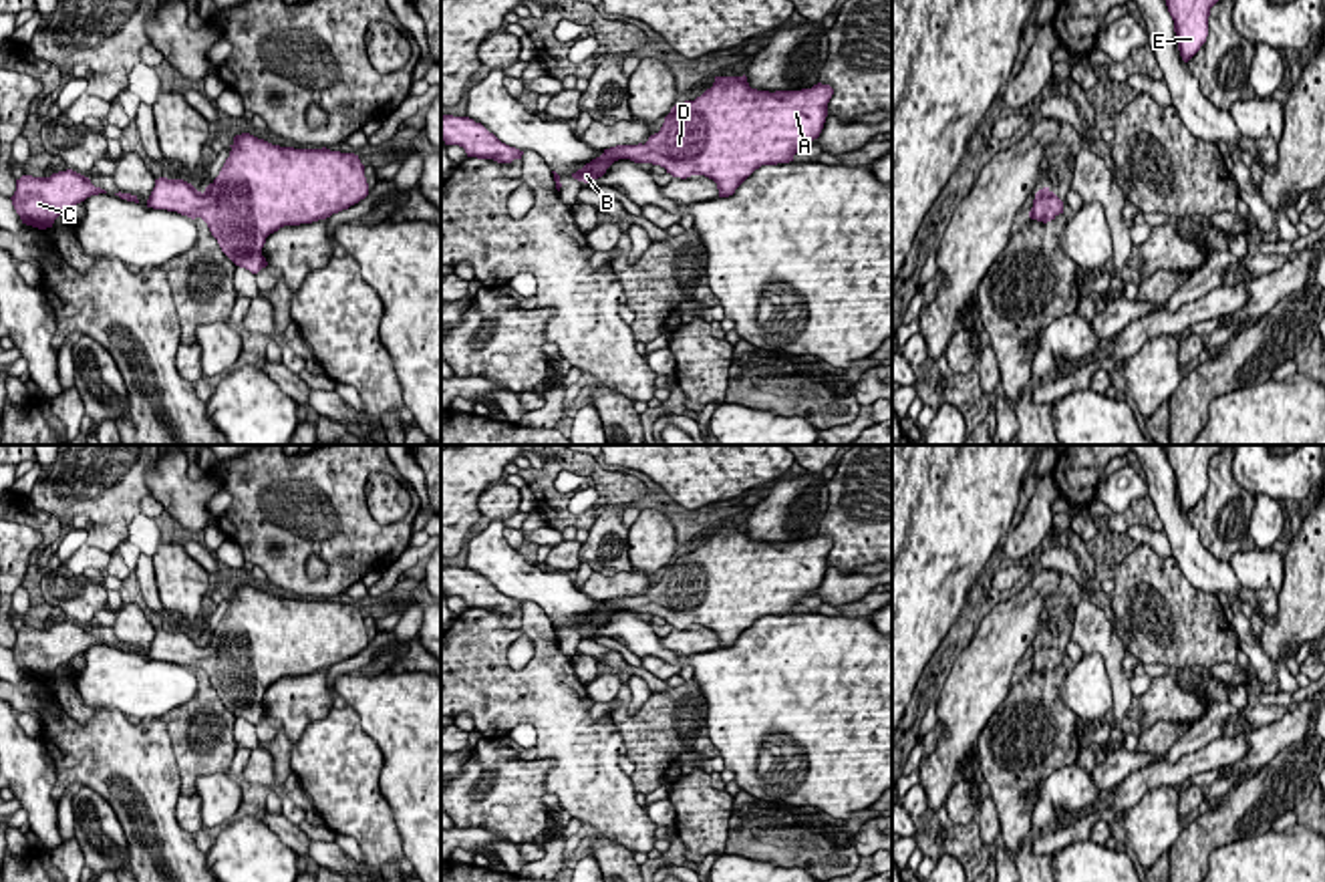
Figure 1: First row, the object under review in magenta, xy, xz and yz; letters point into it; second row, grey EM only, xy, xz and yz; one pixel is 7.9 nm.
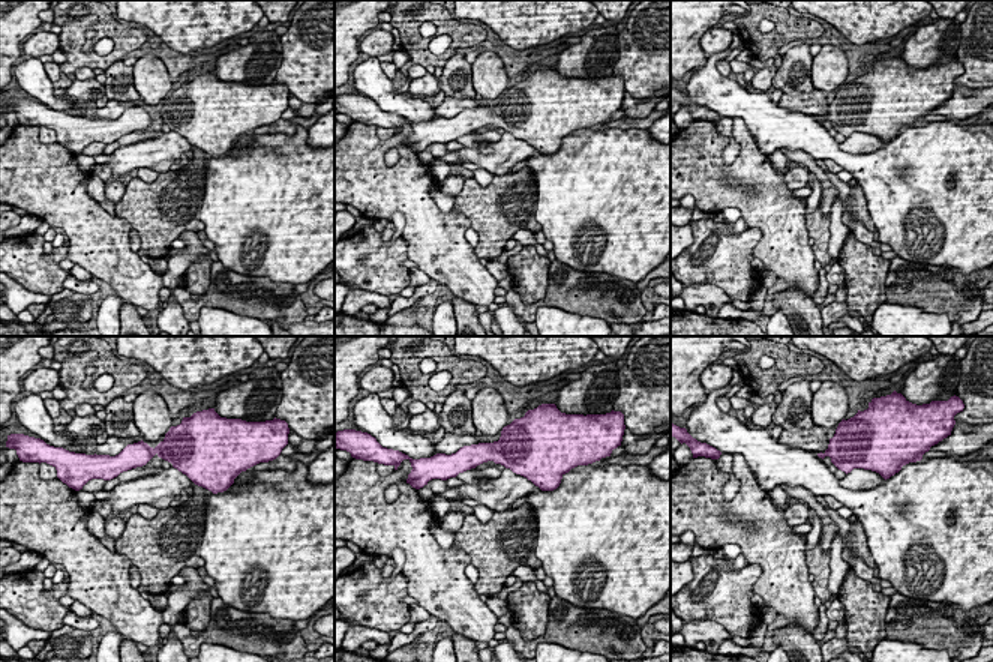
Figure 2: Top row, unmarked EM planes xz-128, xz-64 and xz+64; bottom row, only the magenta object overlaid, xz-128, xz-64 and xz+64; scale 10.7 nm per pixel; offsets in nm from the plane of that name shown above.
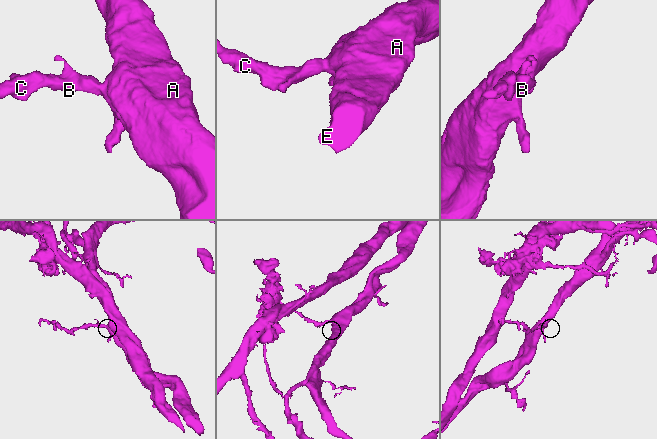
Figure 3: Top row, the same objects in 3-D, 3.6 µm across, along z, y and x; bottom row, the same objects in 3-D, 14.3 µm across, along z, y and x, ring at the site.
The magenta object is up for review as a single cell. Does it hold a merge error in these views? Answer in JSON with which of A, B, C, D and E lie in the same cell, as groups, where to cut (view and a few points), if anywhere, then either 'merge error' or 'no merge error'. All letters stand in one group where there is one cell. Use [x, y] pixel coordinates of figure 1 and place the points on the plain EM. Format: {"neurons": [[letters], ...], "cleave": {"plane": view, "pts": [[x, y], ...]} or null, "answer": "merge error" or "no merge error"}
{"neurons": [["A", "B", "C", "D", "E"]], "cleave": null, "answer": "no merge error"}

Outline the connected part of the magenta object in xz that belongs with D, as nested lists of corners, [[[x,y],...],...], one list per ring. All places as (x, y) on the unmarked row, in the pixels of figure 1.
[[[715,528],[695,552],[675,556],[658,584],[642,596],[616,596],[574,630],[592,634],[618,610],[660,616],[673,628],[705,626],[729,648],[761,616],[793,612],[801,598],[820,588],[830,536],[801,542],[757,542],[747,528]]]

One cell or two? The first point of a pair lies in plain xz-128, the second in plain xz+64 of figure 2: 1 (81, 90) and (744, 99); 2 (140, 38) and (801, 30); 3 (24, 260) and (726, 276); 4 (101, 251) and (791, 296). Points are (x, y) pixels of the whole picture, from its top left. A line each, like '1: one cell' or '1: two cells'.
1: two cells
2: one cell
3: one cell
4: two cells

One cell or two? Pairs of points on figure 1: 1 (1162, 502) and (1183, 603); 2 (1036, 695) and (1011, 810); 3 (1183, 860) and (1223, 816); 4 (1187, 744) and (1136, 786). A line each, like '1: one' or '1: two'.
1: two
2: one
3: one
4: two

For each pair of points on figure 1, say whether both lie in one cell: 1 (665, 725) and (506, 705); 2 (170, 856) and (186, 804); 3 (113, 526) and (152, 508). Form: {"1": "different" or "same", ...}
{"1": "different", "2": "different", "3": "different"}

